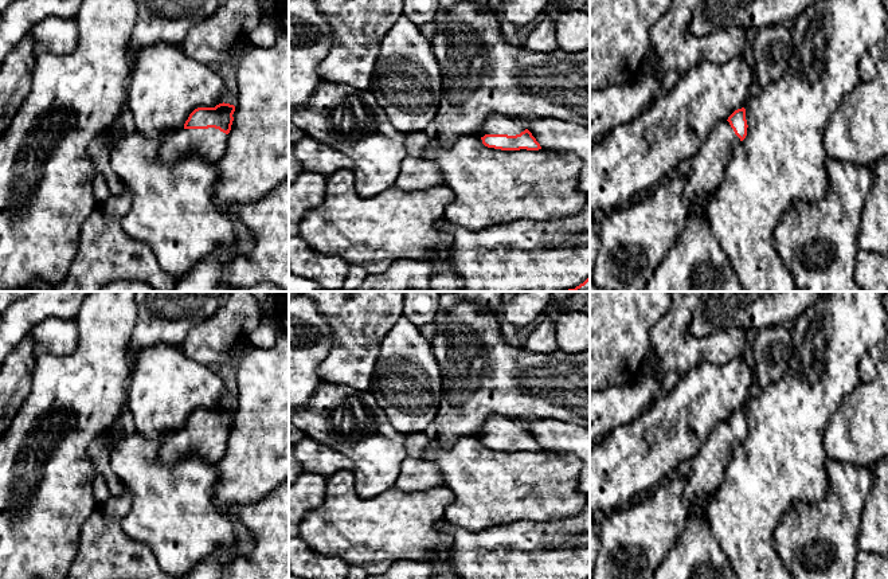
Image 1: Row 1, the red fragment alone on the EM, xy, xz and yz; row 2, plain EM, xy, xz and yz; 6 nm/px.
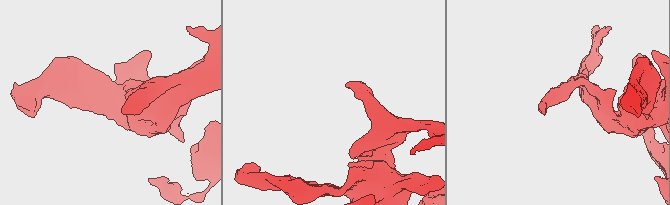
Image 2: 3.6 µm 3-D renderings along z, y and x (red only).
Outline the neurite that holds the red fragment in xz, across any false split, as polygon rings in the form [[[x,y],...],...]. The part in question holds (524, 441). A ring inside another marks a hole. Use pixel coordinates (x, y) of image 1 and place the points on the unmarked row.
[[[490,415],[481,429],[480,438],[485,447],[501,451],[541,450],[524,422],[502,415]]]

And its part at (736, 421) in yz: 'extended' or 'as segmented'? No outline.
extended

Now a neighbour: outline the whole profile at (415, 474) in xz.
[[[411,457],[404,458],[394,489],[400,492],[418,492],[435,486],[443,486],[443,478],[434,462]]]

